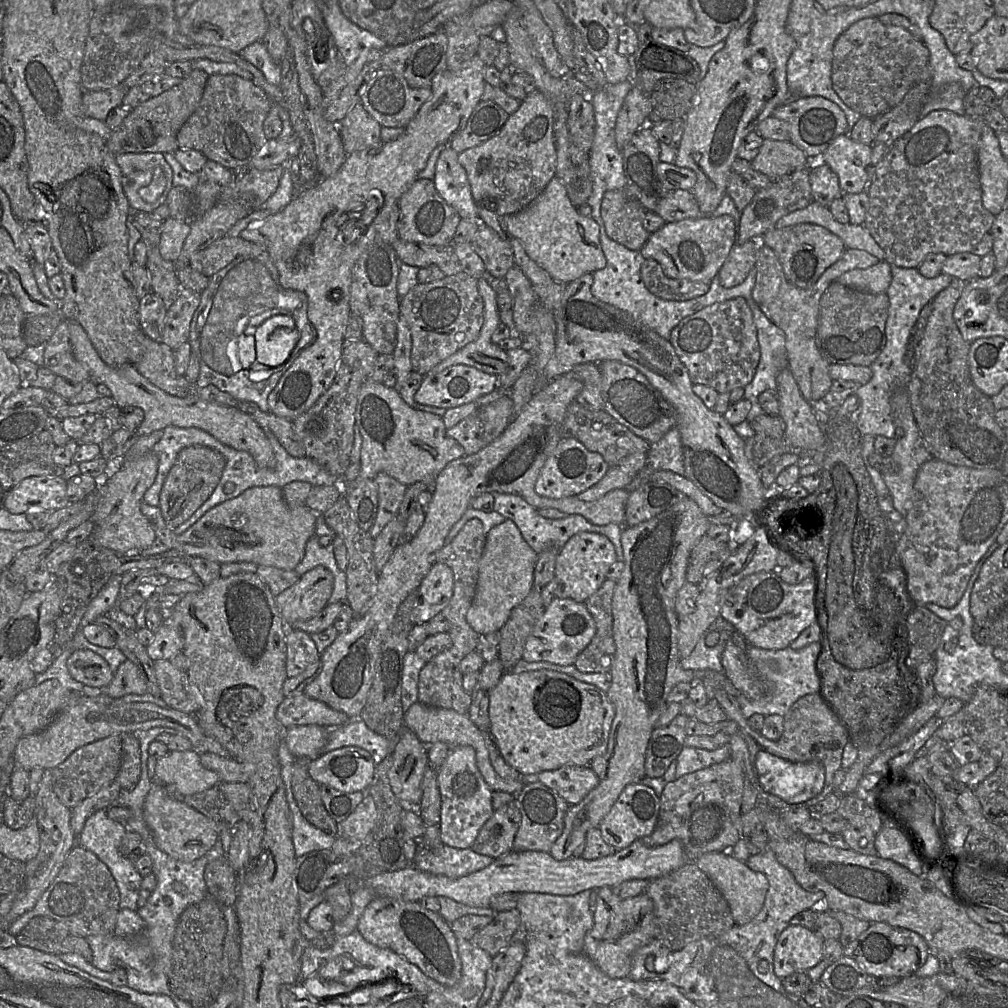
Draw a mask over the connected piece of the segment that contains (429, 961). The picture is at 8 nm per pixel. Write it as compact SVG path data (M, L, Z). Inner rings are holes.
M377 896L361 914L357 930L366 941L393 950L440 984L454 986L461 977L457 938L450 928L450 923L438 912L424 908L420 902Z

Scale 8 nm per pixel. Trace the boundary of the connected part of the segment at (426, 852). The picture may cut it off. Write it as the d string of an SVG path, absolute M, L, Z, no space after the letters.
M417 843L417 853L410 865L413 865L417 869L427 873L444 875L455 879L482 870L490 865L493 860L494 859L492 857L476 853L471 848L458 849L448 845L442 845L435 849L426 847L419 849Z

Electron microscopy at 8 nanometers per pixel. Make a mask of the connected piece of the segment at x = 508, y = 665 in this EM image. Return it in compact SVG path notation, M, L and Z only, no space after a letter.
M533 588L512 610L508 620L499 630L498 658L505 672L511 672L516 663L522 659L526 640L541 618L544 608L541 590Z

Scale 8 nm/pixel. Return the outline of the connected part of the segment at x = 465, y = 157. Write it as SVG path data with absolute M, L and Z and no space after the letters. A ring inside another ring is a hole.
M536 89L527 93L500 131L487 141L458 154L466 171L473 200L499 216L526 208L556 177L553 111L549 100Z

